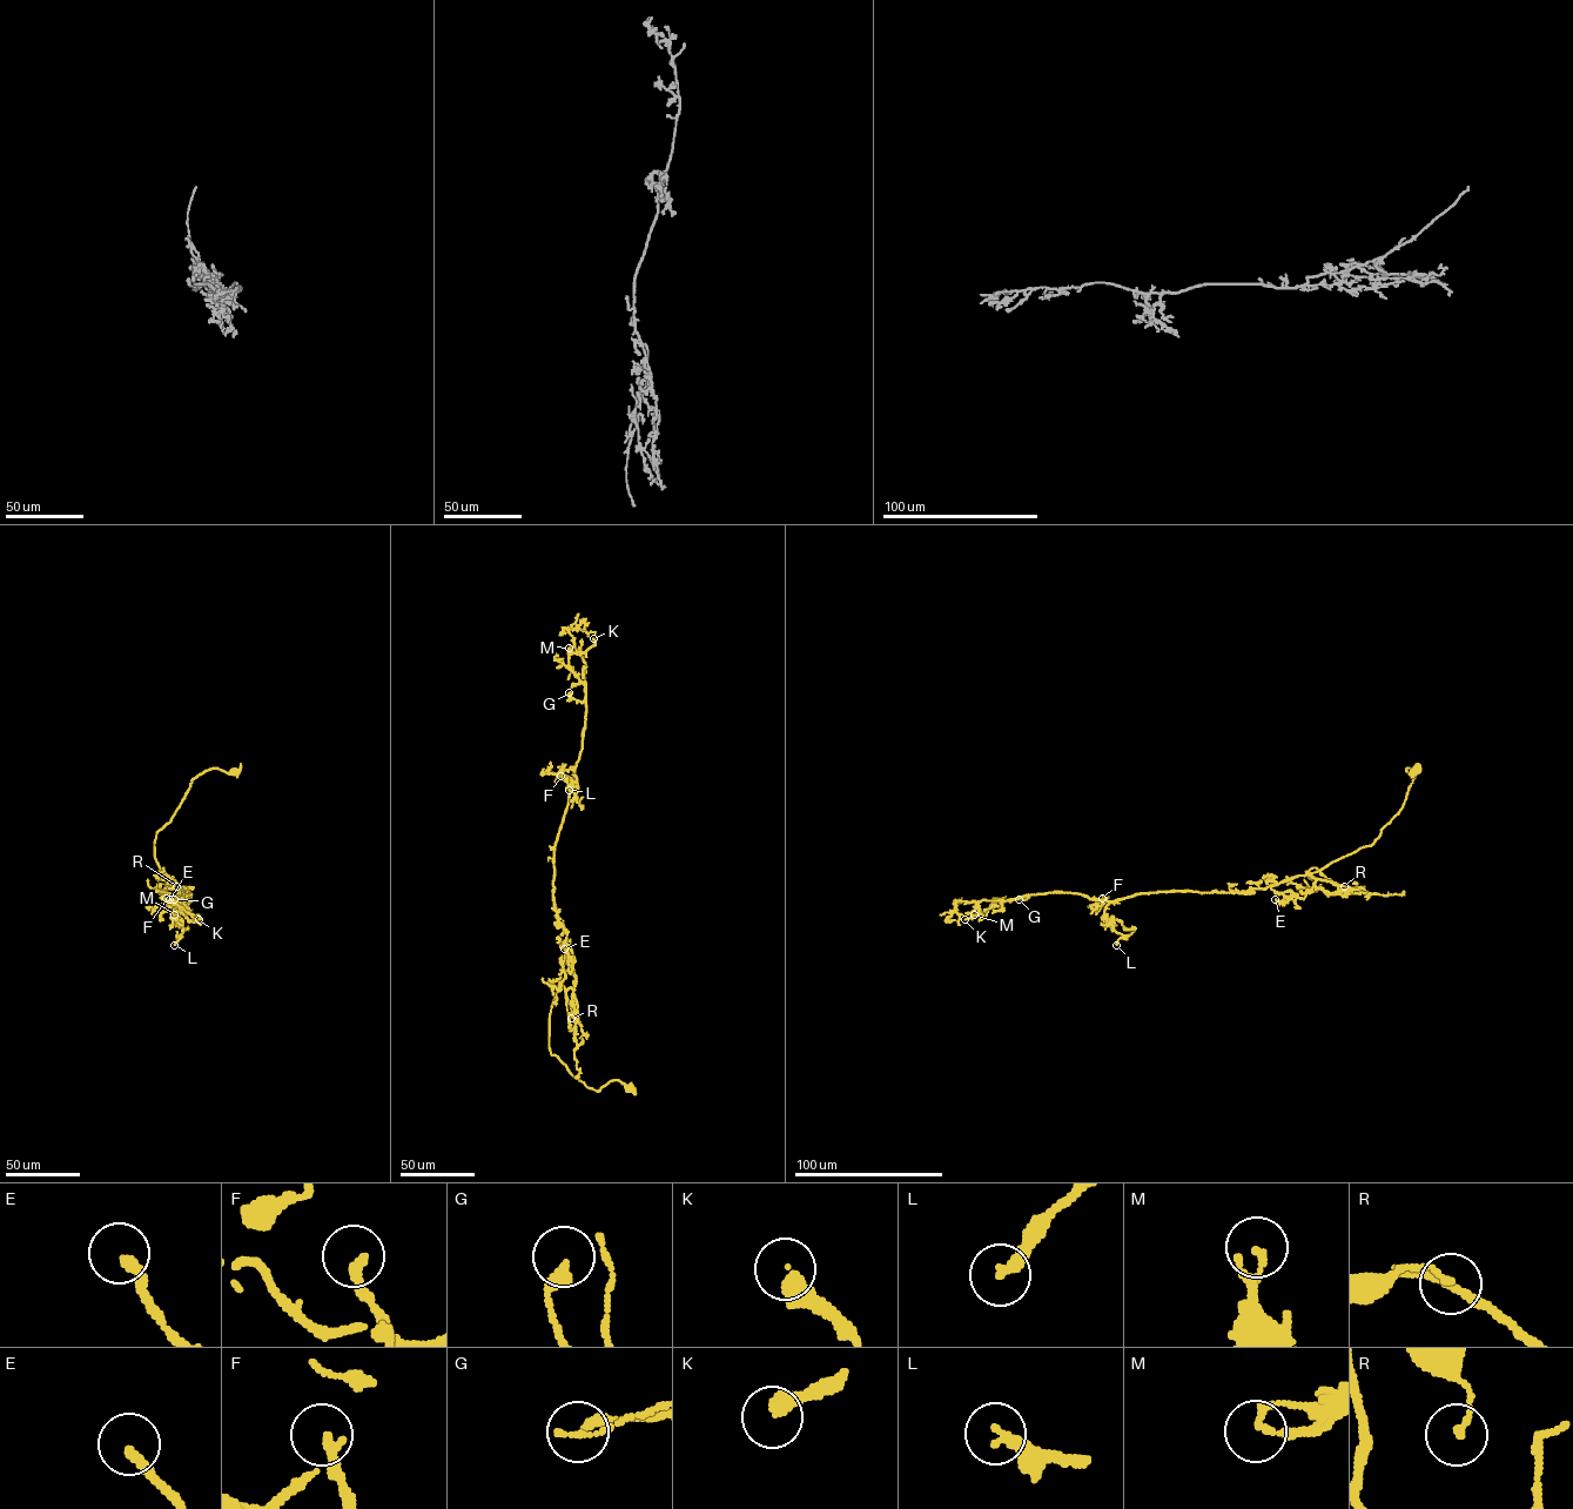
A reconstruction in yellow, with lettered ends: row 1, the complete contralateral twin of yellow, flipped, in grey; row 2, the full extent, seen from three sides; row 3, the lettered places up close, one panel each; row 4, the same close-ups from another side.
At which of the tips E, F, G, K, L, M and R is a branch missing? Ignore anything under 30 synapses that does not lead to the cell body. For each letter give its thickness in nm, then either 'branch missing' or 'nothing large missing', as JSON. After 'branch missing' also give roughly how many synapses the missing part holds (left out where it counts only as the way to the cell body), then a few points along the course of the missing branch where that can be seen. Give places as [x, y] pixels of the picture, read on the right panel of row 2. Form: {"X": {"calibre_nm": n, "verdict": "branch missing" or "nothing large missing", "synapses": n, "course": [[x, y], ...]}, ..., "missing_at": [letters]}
{"E": {"calibre_nm": 240, "verdict": "nothing large missing"}, "F": {"calibre_nm": 280, "verdict": "nothing large missing"}, "G": {"calibre_nm": 280, "verdict": "nothing large missing"}, "K": {"calibre_nm": 400, "verdict": "nothing large missing"}, "L": {"calibre_nm": 280, "verdict": "nothing large missing"}, "M": {"calibre_nm": 160, "verdict": "nothing large missing"}, "R": {"calibre_nm": 140, "verdict": "nothing large missing"}, "missing_at": []}

